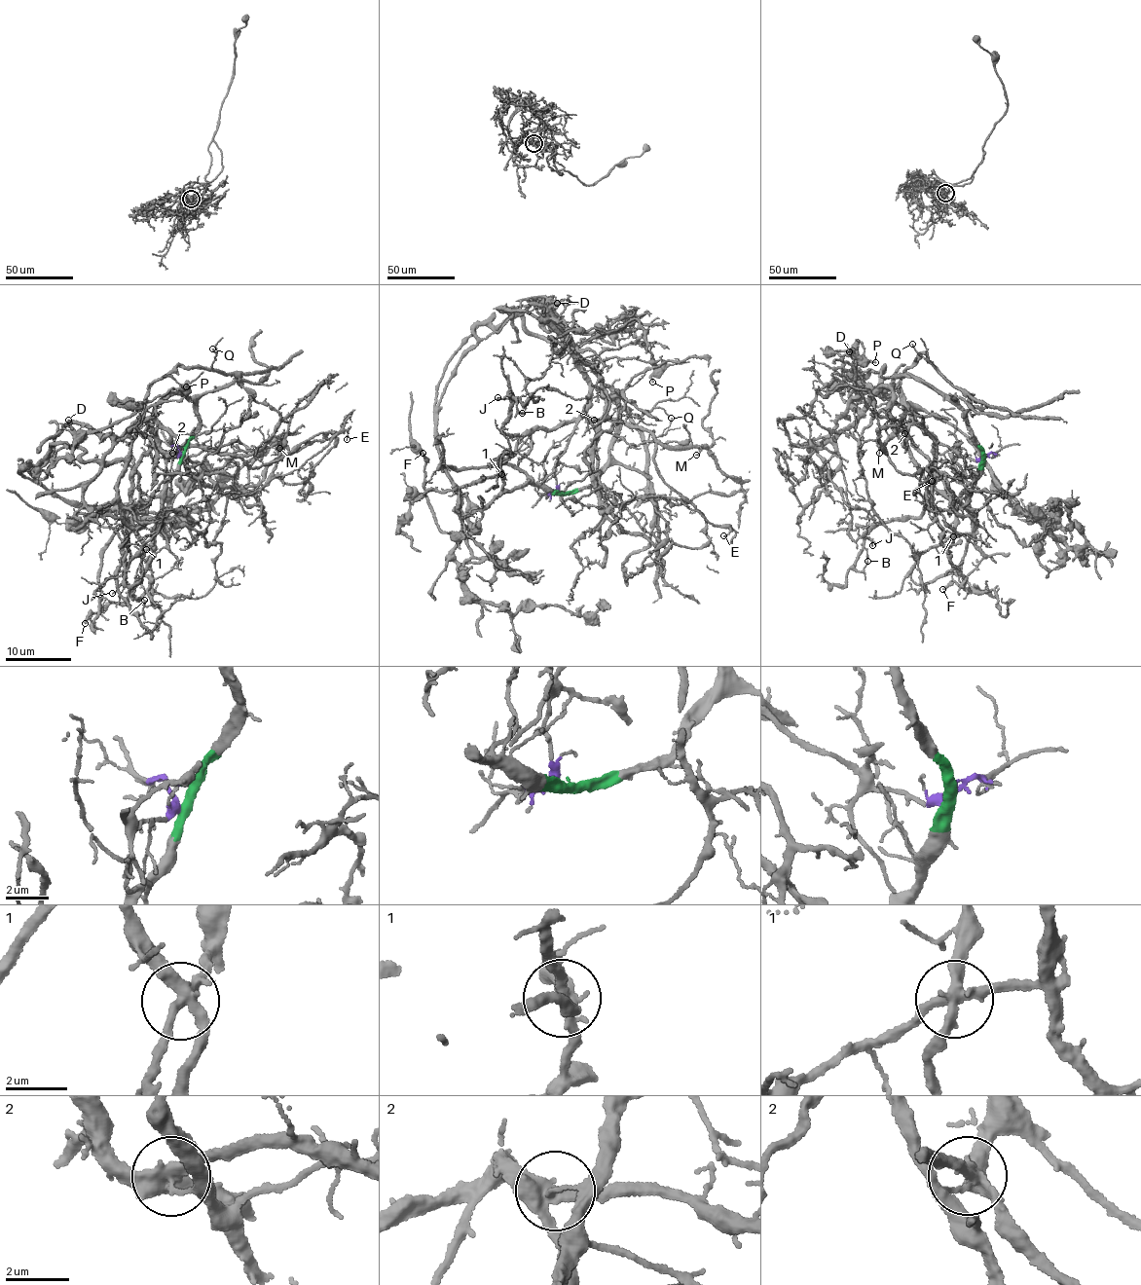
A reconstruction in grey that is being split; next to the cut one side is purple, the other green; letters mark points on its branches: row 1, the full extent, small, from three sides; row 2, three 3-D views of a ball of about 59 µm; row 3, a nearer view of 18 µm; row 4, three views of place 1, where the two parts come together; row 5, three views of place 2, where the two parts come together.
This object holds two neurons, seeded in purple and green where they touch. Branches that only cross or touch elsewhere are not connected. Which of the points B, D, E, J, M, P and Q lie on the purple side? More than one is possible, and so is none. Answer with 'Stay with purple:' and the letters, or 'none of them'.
Stay with purple: B, J, M, Q

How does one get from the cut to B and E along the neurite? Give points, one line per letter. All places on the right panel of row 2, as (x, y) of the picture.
B: (984, 456), (958, 457), (922, 426), (935, 441), (932, 499), (864, 536), (855, 566), (867, 560)
E: (984, 456), (954, 402), (898, 375), (890, 419), (942, 490), (946, 508), (913, 494), (927, 471), (932, 482)

